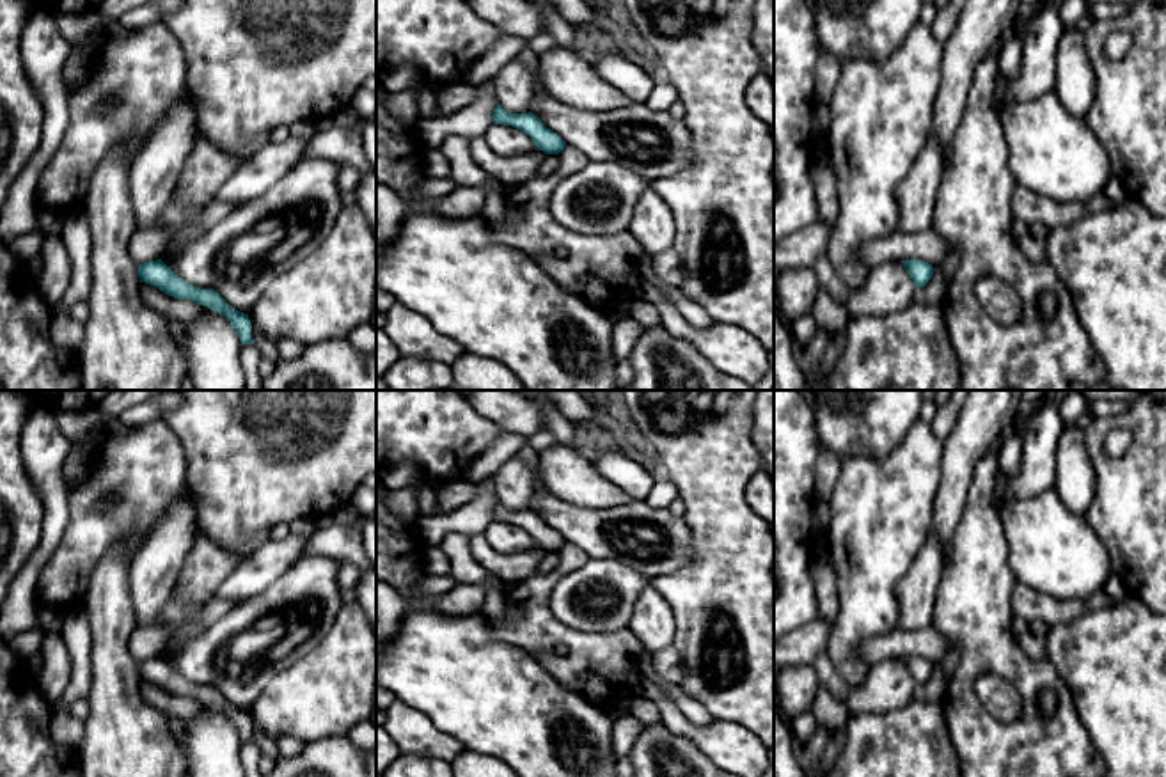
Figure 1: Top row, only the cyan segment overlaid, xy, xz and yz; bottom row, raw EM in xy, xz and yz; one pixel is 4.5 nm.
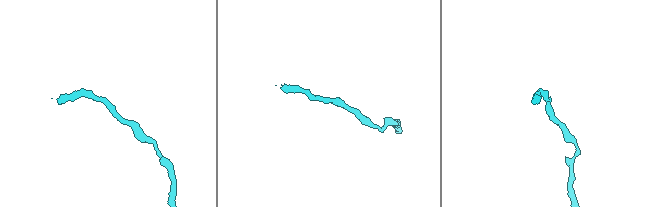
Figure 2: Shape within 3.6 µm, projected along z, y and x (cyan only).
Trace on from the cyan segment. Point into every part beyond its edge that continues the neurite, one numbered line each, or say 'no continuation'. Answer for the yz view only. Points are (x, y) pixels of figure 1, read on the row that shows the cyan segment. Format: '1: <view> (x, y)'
no continuation

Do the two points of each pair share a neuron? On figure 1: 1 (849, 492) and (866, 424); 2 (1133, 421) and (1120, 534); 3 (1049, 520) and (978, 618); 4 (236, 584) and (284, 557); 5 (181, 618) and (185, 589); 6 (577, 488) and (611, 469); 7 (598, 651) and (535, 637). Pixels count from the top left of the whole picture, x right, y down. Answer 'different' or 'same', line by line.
1: different
2: same
3: different
4: same
5: different
6: different
7: same

